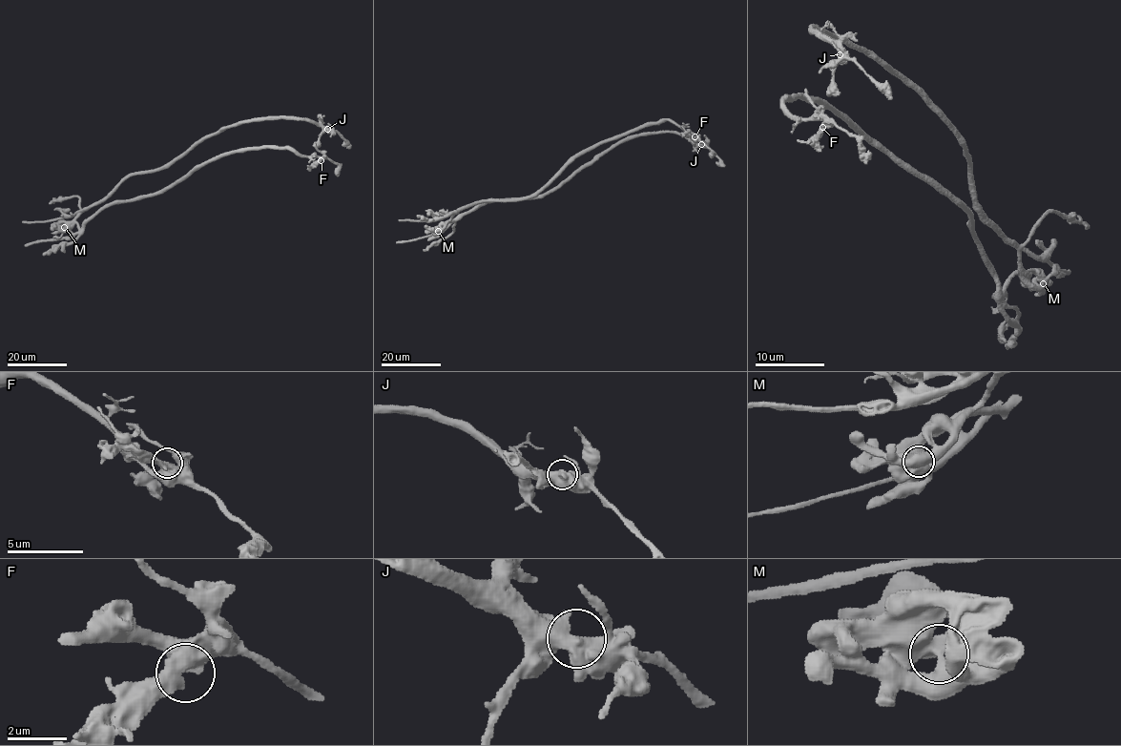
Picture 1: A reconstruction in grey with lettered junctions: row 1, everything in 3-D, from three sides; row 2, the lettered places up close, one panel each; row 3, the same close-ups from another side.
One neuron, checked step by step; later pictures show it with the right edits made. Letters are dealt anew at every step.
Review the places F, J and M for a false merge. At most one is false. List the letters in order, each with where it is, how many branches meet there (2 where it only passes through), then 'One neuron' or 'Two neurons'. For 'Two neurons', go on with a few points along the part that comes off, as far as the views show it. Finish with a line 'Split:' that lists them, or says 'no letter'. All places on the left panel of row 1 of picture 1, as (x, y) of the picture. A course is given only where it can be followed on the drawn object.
F: Place: (321, 160). Branches: 2. One neuron
J: Place: (327, 129). Branches: 2. One neuron
M: Place: (64, 227). Branches: 2. Two neurons. Course of the part to remove: (64, 227), (129, 176), (169, 167), (207, 136), (256, 119), (314, 121), (335, 130), (350, 148)
Split: M

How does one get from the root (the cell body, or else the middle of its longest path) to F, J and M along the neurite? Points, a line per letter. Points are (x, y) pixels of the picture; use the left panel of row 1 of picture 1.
F: (75, 219), (80, 230), (104, 208), (162, 193), (196, 169), (229, 153), (287, 147), (321, 160)
J: (75, 219), (128, 176), (167, 167), (195, 145), (228, 126), (256, 119), (303, 118), (327, 129)
M: (75, 219), (70, 228), (64, 227)

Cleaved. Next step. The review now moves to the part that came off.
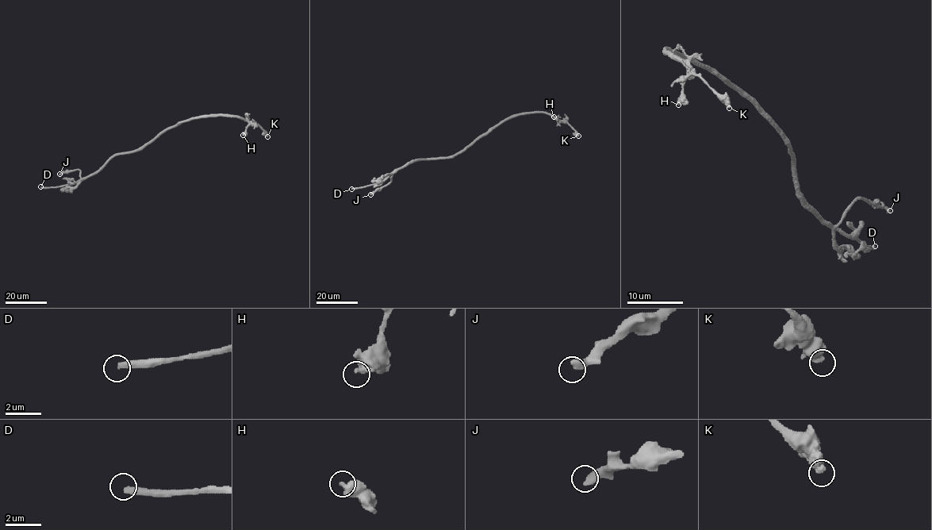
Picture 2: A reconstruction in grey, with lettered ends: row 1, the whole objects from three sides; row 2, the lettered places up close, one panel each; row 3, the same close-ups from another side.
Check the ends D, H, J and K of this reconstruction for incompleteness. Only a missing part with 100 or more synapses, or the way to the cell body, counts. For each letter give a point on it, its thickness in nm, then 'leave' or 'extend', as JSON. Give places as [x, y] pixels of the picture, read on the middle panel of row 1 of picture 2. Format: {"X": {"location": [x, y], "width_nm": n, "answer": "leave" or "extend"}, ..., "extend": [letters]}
{"D": {"location": [351, 189], "width_nm": 360, "answer": "extend"}, "H": {"location": [554, 117], "width_nm": 400, "answer": "leave"}, "J": {"location": [370, 194], "width_nm": 440, "answer": "leave"}, "K": {"location": [578, 136], "width_nm": 340, "answer": "leave"}, "extend": ["D"]}

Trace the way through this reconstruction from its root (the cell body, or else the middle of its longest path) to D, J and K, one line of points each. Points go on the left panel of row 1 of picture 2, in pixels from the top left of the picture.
D: (156, 138), (136, 150), (115, 154), (96, 172), (74, 182), (58, 186), (40, 186)
J: (156, 138), (136, 150), (115, 154), (96, 172), (82, 179), (78, 170), (59, 174)
K: (156, 138), (183, 121), (208, 116), (243, 117), (257, 124), (267, 136)

